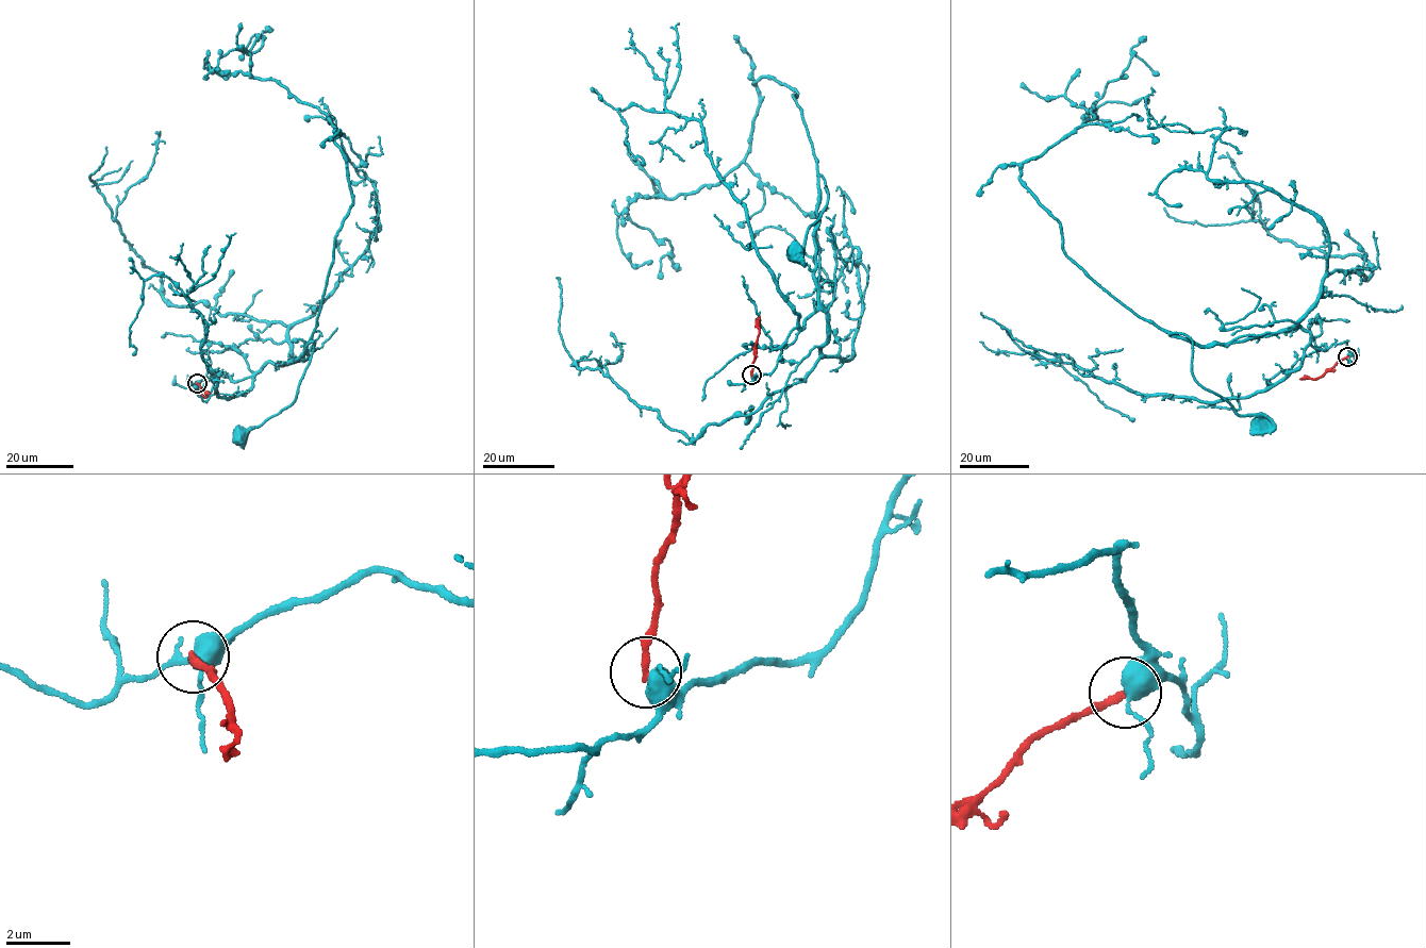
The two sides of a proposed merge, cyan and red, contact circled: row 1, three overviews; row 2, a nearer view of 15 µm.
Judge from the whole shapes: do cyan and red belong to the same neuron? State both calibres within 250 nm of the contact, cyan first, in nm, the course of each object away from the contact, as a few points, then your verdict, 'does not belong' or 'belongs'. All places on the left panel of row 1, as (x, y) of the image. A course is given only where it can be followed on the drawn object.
calibres 440 and 220 nm; course cyan (197, 383), (218, 373), (235, 381), (248, 378), (267, 362), (294, 361), (314, 343), (289, 405), (239, 435); course red (197, 383), (205, 397), (211, 393); does not belong

